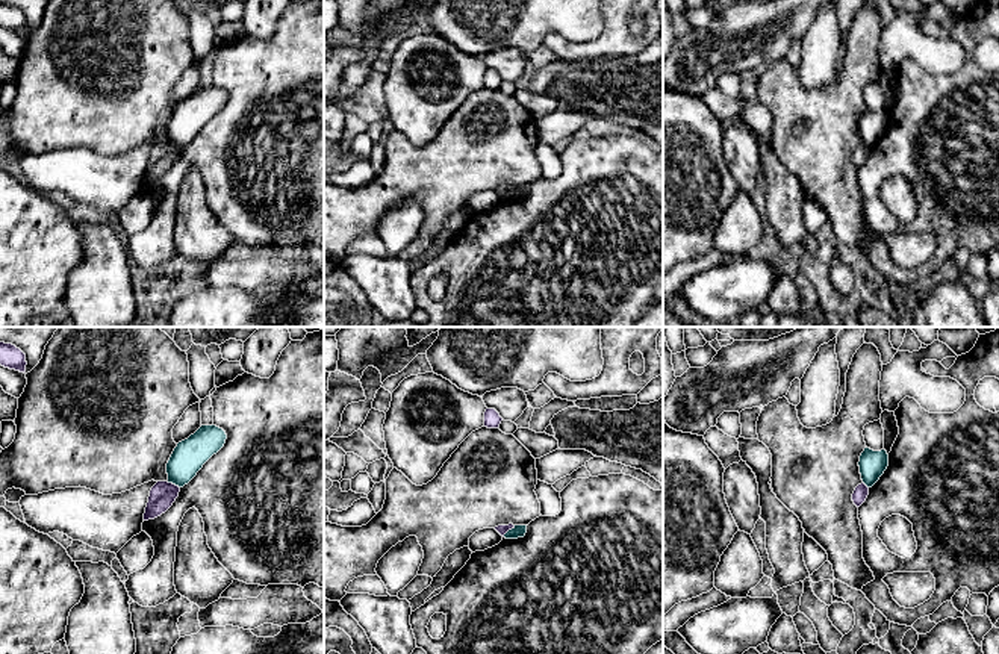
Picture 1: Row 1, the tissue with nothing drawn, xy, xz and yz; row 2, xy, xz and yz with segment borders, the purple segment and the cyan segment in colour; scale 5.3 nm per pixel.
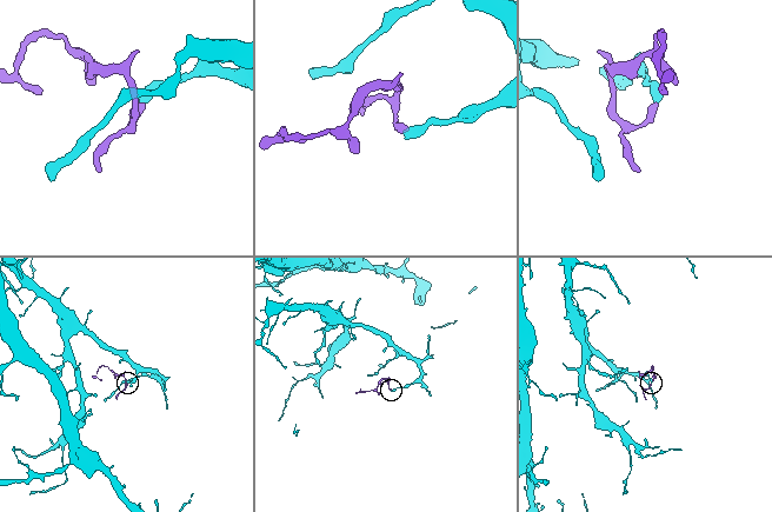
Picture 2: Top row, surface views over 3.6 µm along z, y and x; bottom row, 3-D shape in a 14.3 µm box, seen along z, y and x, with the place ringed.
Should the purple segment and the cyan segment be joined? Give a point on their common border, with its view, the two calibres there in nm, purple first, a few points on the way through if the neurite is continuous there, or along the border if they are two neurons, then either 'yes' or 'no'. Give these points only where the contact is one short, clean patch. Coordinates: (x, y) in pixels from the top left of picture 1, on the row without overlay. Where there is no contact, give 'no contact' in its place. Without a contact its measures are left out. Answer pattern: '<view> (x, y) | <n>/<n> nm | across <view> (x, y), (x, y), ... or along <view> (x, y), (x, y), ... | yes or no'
xy (171, 144) | 140/180 nm | along xy (167, 143), (179, 149) | no

